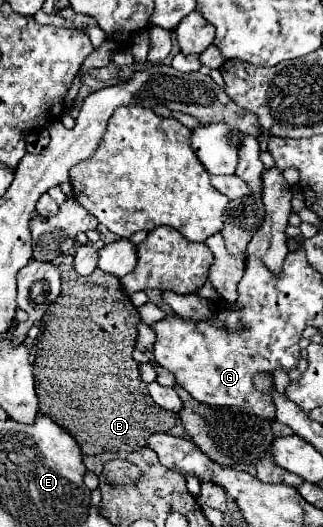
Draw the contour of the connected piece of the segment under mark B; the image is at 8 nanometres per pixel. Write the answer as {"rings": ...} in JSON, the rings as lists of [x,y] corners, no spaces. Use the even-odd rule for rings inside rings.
{"rings":[[[59,256],[53,264],[61,270],[61,296],[47,308],[41,318],[41,334],[33,346],[33,374],[37,382],[39,412],[65,428],[81,446],[85,456],[101,452],[139,452],[147,446],[147,438],[155,432],[169,432],[177,414],[165,412],[153,404],[147,384],[139,376],[139,364],[131,358],[137,340],[137,308],[123,292],[119,280],[99,268],[89,276],[77,276],[73,256]]]}

